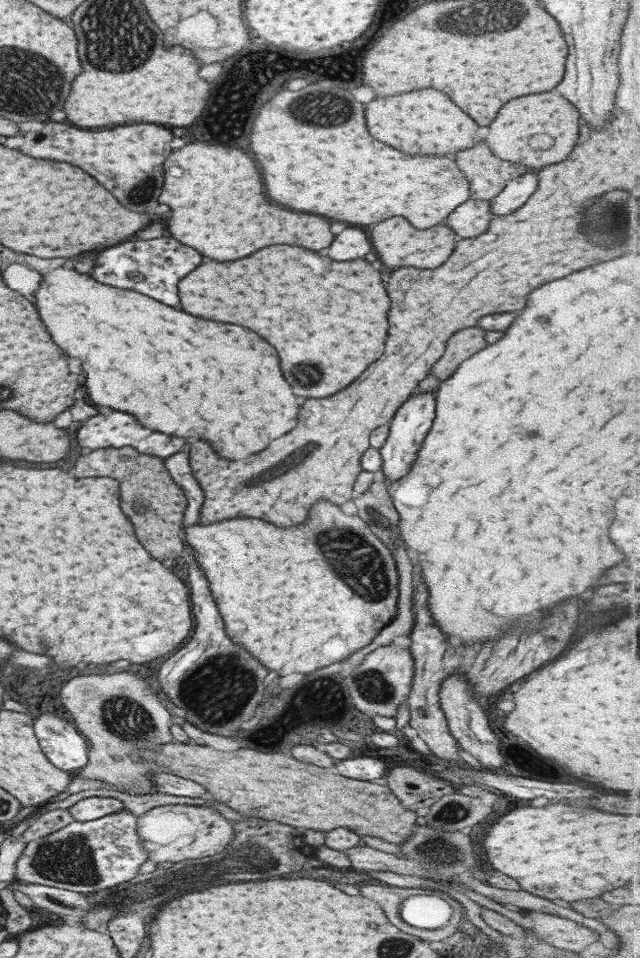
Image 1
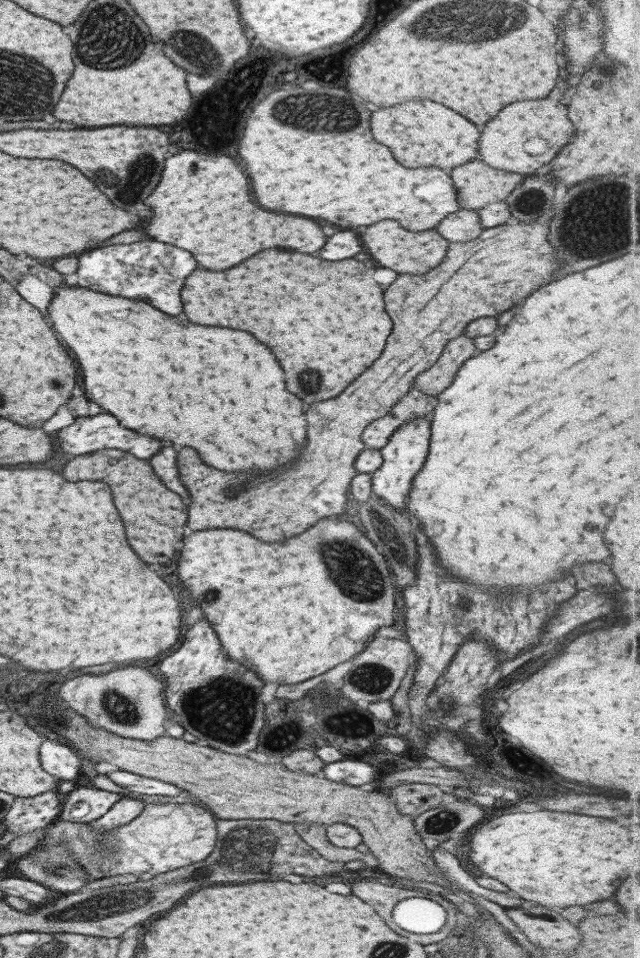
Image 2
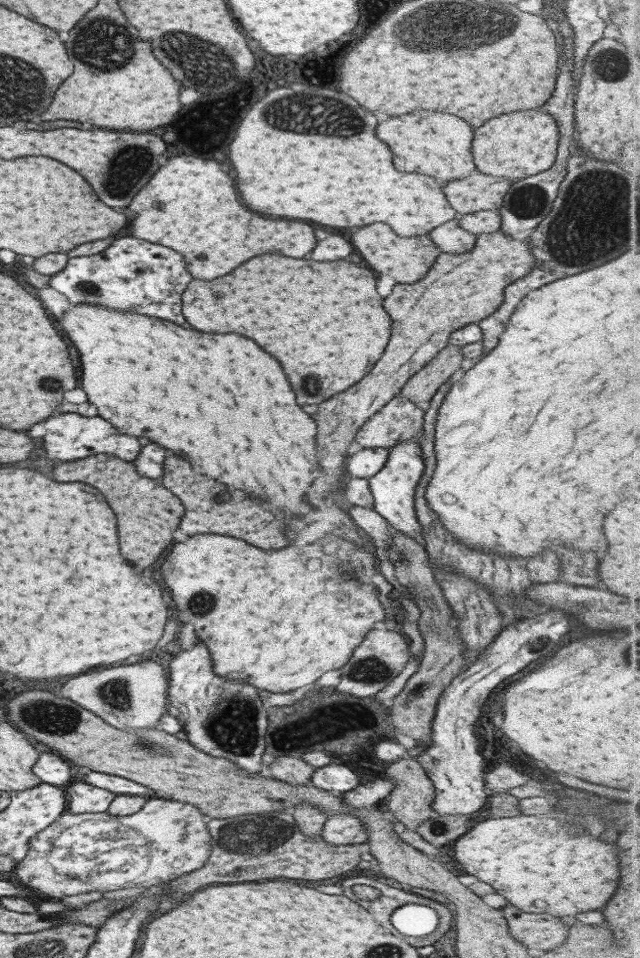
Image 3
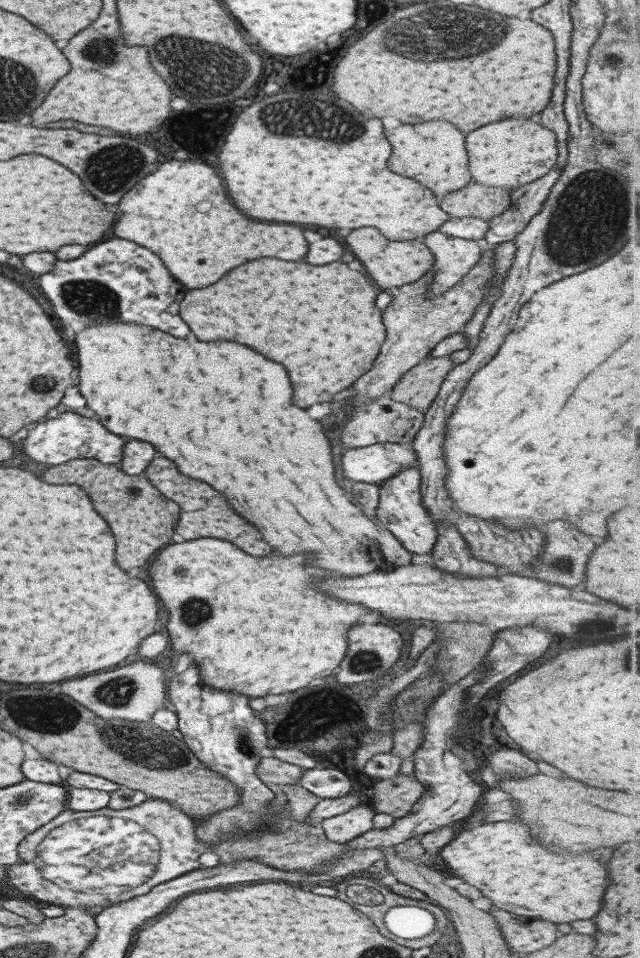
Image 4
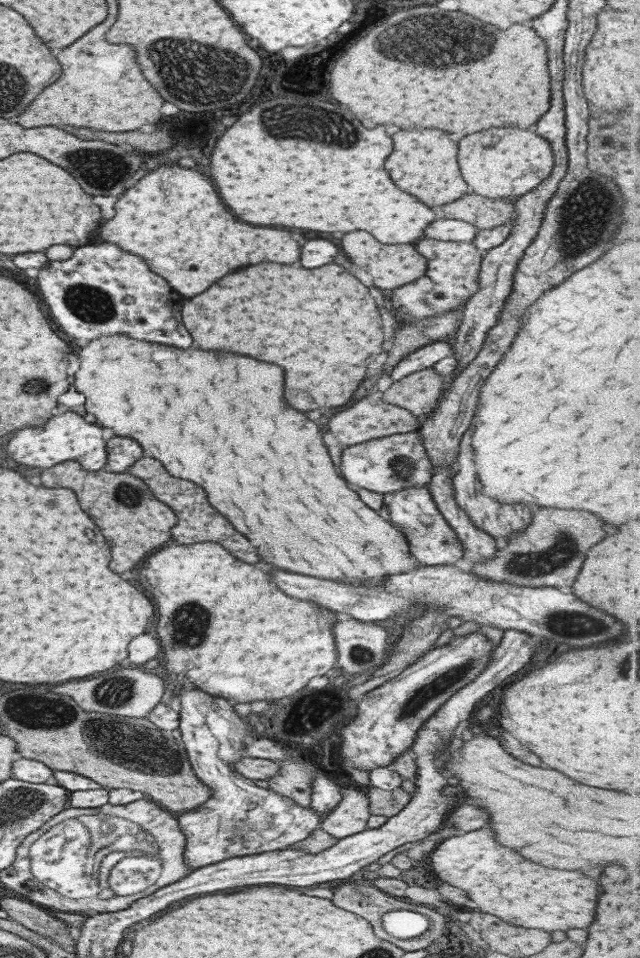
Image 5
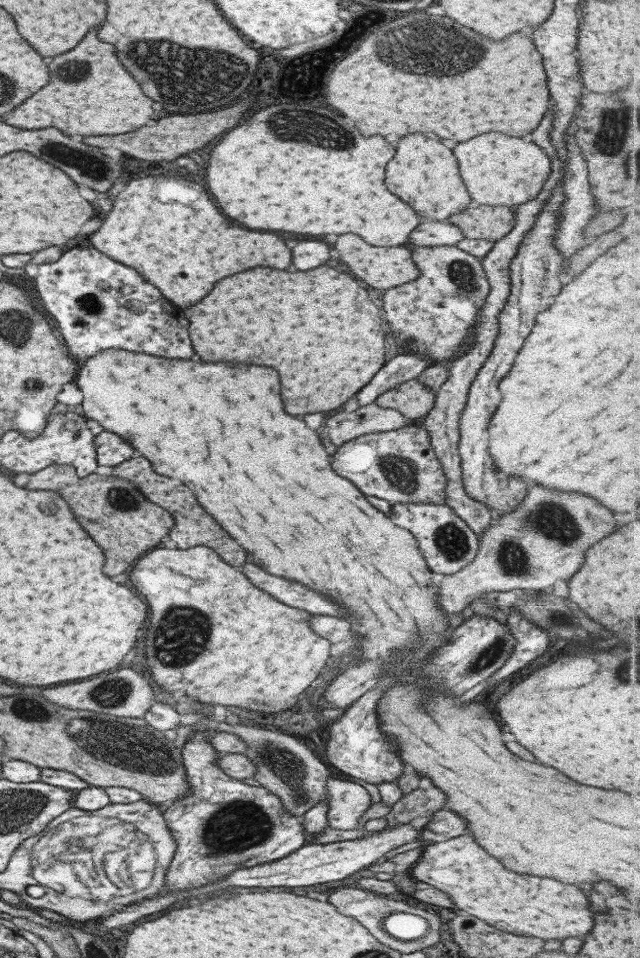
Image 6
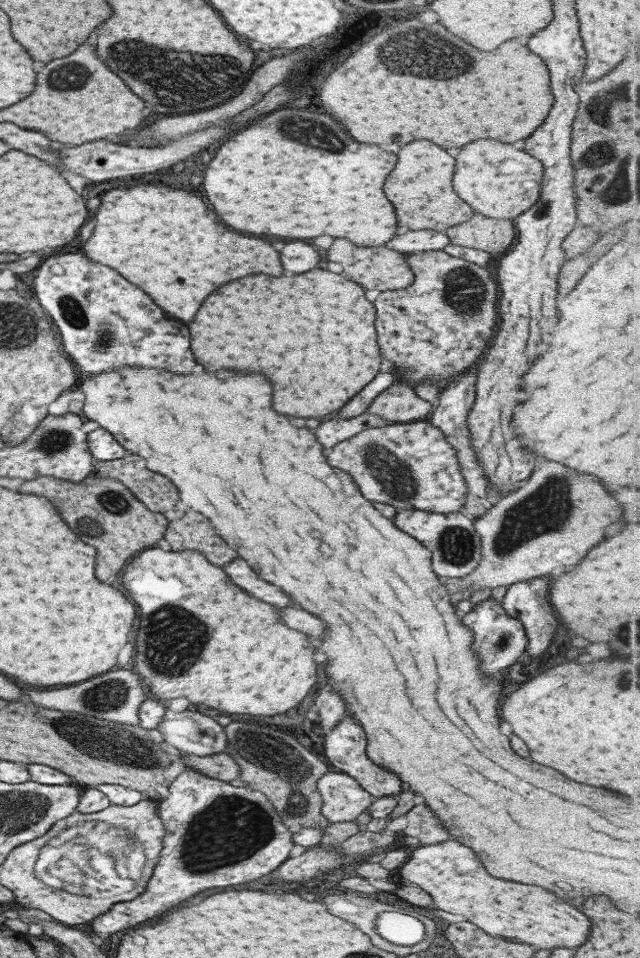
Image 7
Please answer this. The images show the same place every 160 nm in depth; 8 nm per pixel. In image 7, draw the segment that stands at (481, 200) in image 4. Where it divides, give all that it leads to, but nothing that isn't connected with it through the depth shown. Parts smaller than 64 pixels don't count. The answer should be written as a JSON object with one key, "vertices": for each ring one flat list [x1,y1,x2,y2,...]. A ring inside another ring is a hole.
{"vertices":[[479,213,445,233,451,244,483,250,491,256,505,253,516,238,513,220,487,218]]}

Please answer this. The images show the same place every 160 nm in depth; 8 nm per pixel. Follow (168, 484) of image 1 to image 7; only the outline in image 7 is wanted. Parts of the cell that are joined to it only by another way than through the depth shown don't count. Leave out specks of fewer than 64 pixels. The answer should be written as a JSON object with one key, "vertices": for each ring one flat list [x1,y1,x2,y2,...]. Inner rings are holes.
{"vertices":[[90,475,83,481,71,483,52,476,41,476,33,482,23,482,19,486,19,492,31,494,31,488,33,494,45,496,51,504,55,504,59,516,65,520,67,526,71,526,81,542,95,548,95,578,99,580,113,576,115,572,119,572,117,568,123,568,131,556,161,540,167,526,161,514,147,510,130,490,113,478],[83,516,91,516,97,520,81,520]]}

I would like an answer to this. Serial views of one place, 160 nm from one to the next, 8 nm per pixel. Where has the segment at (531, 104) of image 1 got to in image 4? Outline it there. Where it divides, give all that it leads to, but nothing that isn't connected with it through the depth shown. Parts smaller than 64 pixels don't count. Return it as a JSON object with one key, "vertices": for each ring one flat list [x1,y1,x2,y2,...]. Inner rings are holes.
{"vertices":[[499,120,465,136,467,168,472,182,512,190,529,184,556,166,555,135,531,120]]}

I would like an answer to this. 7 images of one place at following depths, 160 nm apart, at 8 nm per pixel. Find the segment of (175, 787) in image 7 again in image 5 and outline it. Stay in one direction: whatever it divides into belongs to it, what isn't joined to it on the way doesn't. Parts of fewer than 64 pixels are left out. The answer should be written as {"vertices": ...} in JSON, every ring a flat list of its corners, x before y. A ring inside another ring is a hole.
{"vertices":[[196,688,182,689,178,700,178,729,187,760,194,775,210,790,210,797,201,806,175,813,179,831,185,836,183,861,191,871,233,856,288,849,319,828,323,813,301,808,290,798,257,787,232,768,234,762,245,757,244,744,255,738,253,720,239,718,232,704]]}

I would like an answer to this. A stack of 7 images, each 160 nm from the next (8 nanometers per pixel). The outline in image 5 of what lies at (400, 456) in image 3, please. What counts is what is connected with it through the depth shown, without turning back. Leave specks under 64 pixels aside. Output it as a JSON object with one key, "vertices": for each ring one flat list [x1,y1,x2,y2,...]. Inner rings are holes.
{"vertices":[[427,487,405,488,397,492,383,494,383,506,380,511,385,520,397,527,407,539,408,551,418,560,419,564,458,565,463,556,463,549,455,531,441,516,433,502]]}

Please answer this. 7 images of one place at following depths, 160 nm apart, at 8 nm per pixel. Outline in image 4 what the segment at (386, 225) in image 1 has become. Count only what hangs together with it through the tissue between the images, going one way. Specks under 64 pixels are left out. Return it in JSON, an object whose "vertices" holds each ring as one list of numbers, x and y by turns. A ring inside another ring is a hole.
{"vertices":[[375,228,351,230,345,236,345,244,353,252,353,256,365,266,371,280,375,280,375,284,381,288,393,288,393,286,403,286,403,284,415,282,429,271,431,264,433,264,433,256,429,254,429,250,419,240,389,242]]}

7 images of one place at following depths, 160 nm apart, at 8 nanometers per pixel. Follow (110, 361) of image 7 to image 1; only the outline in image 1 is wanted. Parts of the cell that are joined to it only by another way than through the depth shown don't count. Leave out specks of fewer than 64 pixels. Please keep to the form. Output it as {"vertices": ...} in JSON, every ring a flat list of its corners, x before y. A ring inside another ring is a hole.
{"vertices":[[153,238,149,240,129,240,117,246,111,246,103,252,97,254,91,278,97,280,99,284,107,284,113,288,127,288,135,290,139,294,144,294,165,304,165,306,177,306,177,282,191,272,197,264,201,262,201,256,189,248,181,246,173,238]]}

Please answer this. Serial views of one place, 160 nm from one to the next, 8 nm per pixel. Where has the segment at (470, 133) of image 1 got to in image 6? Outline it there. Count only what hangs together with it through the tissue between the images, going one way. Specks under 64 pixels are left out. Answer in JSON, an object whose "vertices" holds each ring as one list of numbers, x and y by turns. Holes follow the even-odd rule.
{"vertices":[[409,134,397,140,395,156,385,166,385,186,391,194,407,202,417,216,431,220,445,221,451,214,457,214,472,204,463,186,457,162,441,142,425,138,421,134]]}

